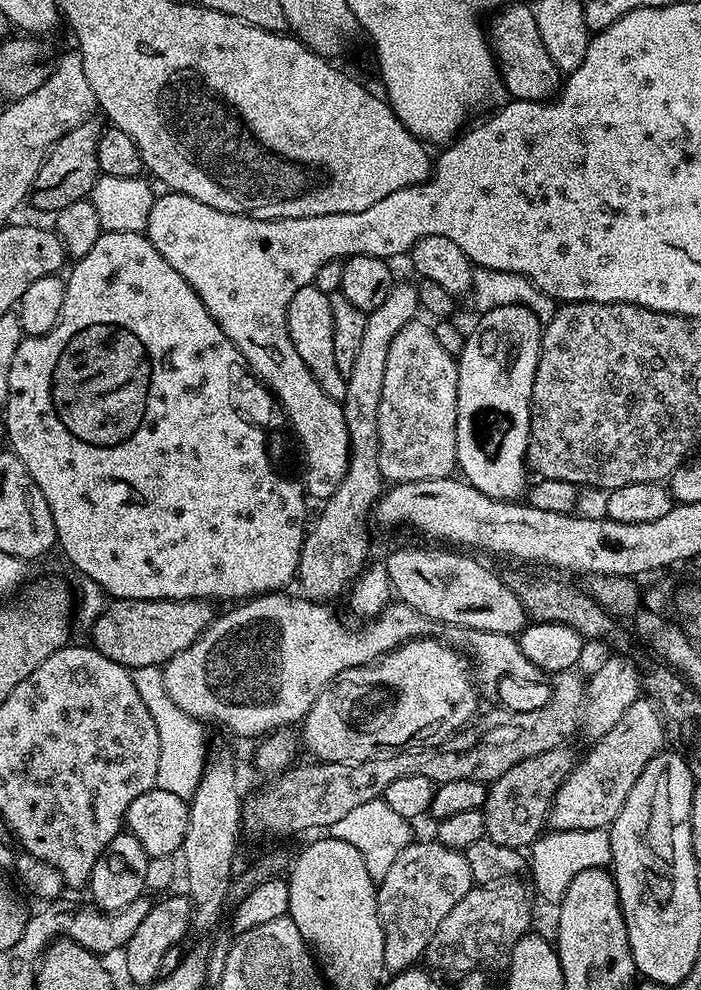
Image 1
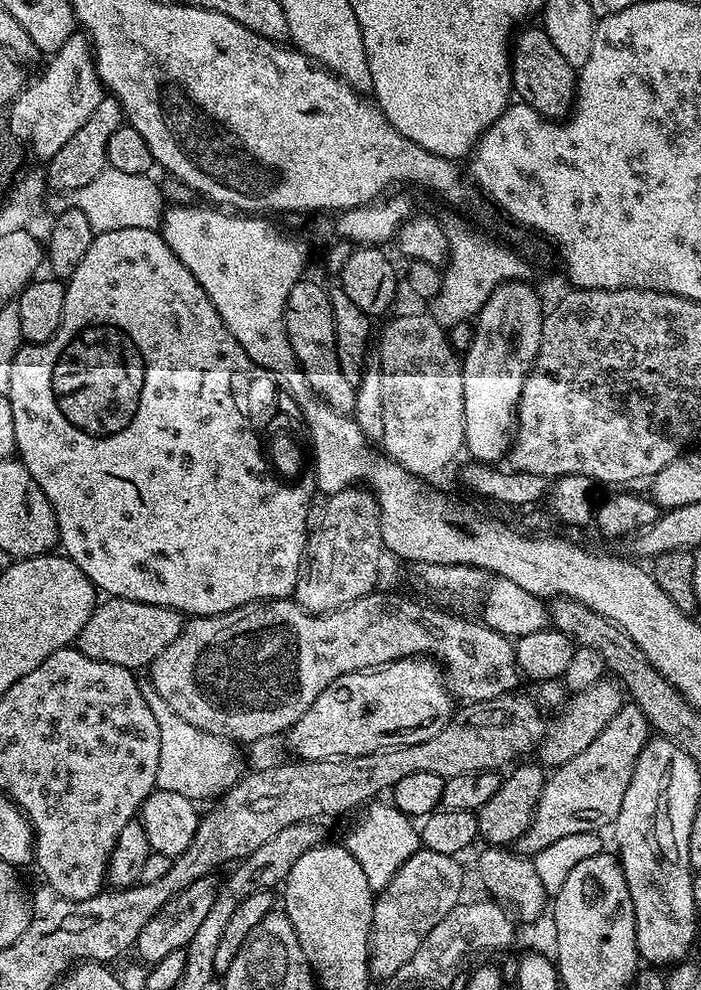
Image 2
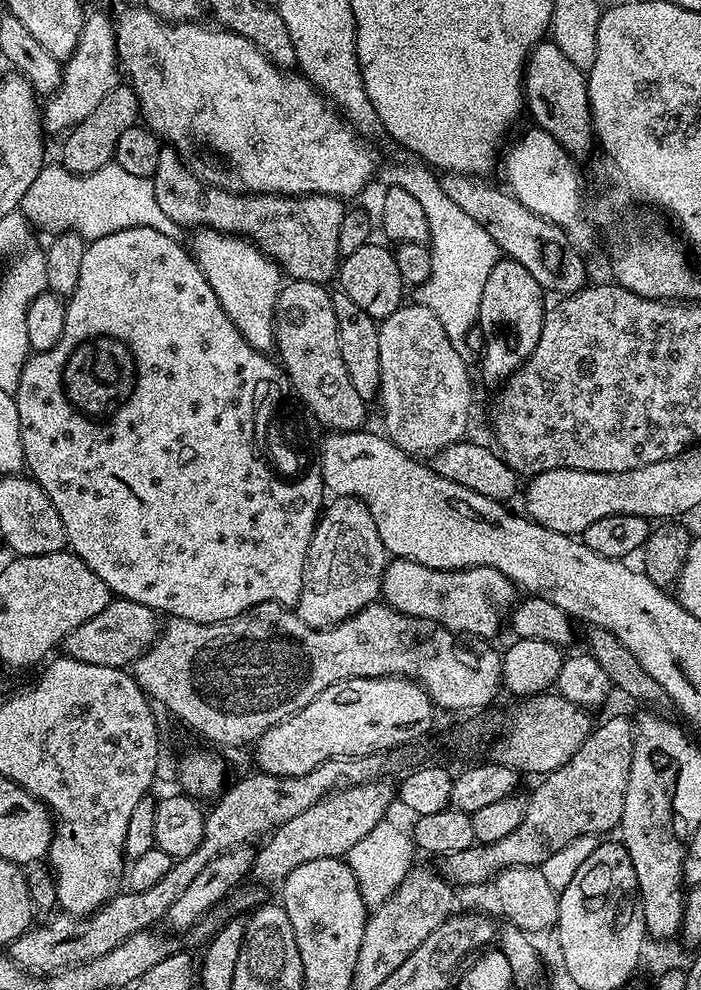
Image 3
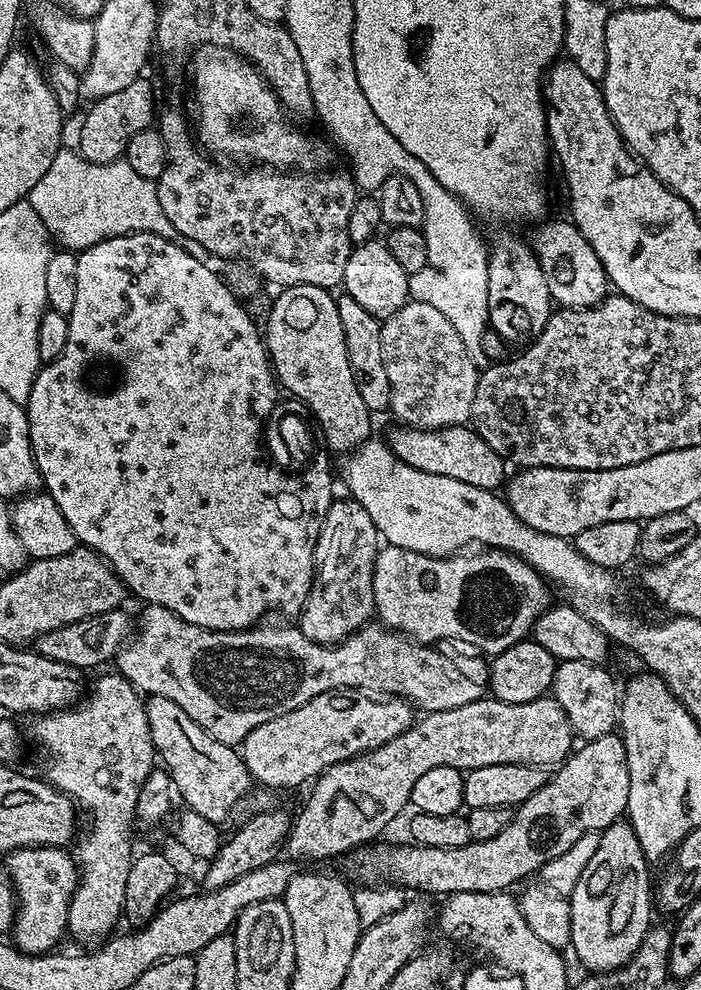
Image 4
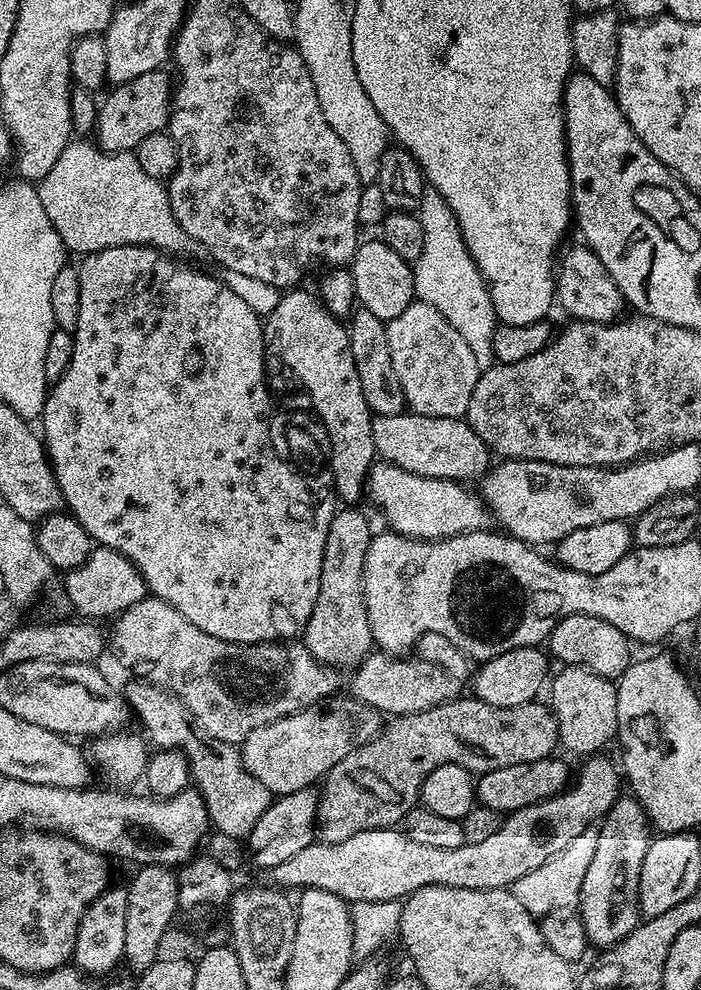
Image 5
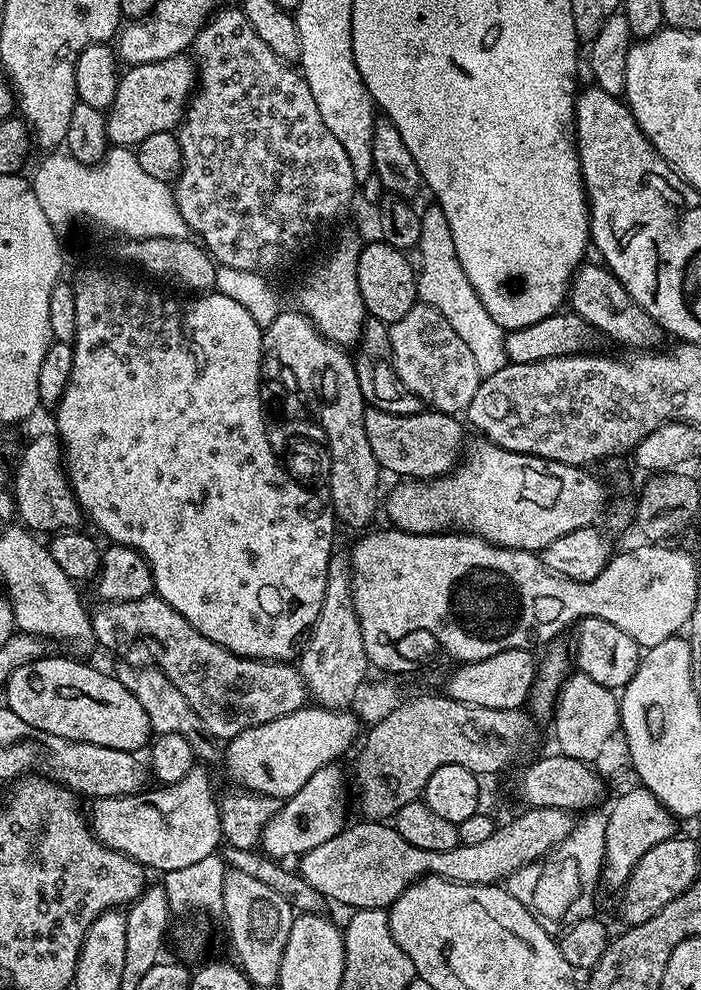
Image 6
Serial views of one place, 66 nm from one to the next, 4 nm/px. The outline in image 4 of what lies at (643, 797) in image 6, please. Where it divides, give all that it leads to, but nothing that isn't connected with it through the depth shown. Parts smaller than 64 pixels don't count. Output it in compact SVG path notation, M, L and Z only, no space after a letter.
M627 819L615 820L600 833L598 850L594 850L590 862L586 862L586 870L582 870L578 886L574 886L571 896L567 897L572 935L570 948L576 951L577 958L588 967L589 973L613 972L615 968L623 966L636 953L649 928L653 927L654 892L648 884L648 868L650 862L645 858L642 846Z

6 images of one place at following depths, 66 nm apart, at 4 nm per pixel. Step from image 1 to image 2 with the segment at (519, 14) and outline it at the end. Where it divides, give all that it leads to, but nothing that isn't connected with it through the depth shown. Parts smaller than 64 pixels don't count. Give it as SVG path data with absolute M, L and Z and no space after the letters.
M524 26L515 33L514 43L510 48L510 63L512 65L512 90L518 97L519 103L528 104L538 114L545 116L547 120L561 121L571 113L576 99L576 78L577 69L570 66L570 62L566 62L566 58L562 58L562 54L558 54L558 50L554 50L554 42L550 42L550 38L544 33L543 27L528 28Z

